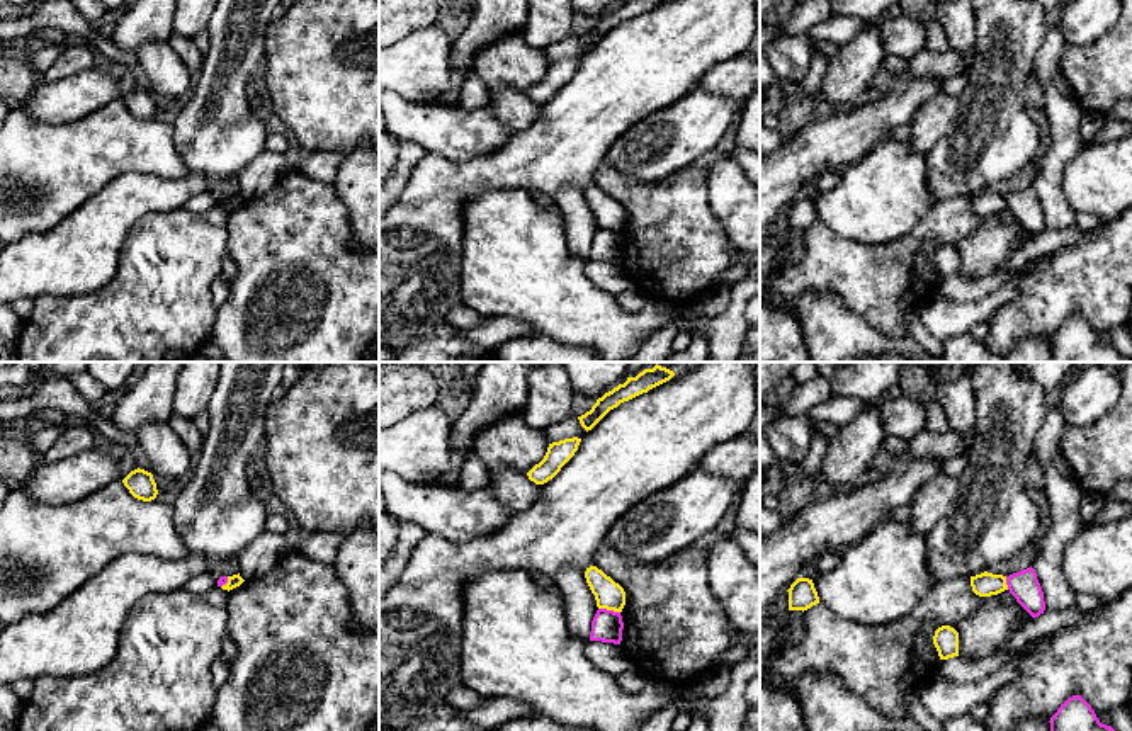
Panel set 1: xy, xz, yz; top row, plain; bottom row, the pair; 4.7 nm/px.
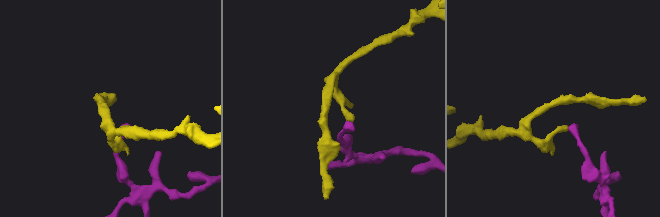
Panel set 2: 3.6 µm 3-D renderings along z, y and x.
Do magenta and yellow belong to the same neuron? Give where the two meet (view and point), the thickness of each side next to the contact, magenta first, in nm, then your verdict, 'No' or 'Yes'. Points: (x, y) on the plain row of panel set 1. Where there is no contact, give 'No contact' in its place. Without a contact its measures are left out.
Touches magenta at xz (609, 230). Thickness 150 nm (magenta) against 140 nm. No

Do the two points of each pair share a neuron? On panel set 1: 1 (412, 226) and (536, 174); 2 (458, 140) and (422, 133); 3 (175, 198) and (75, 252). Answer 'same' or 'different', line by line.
1: same
2: same
3: same

